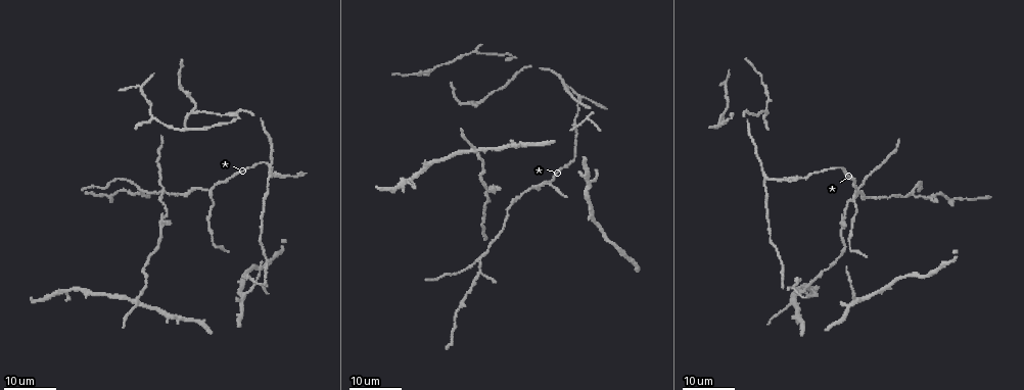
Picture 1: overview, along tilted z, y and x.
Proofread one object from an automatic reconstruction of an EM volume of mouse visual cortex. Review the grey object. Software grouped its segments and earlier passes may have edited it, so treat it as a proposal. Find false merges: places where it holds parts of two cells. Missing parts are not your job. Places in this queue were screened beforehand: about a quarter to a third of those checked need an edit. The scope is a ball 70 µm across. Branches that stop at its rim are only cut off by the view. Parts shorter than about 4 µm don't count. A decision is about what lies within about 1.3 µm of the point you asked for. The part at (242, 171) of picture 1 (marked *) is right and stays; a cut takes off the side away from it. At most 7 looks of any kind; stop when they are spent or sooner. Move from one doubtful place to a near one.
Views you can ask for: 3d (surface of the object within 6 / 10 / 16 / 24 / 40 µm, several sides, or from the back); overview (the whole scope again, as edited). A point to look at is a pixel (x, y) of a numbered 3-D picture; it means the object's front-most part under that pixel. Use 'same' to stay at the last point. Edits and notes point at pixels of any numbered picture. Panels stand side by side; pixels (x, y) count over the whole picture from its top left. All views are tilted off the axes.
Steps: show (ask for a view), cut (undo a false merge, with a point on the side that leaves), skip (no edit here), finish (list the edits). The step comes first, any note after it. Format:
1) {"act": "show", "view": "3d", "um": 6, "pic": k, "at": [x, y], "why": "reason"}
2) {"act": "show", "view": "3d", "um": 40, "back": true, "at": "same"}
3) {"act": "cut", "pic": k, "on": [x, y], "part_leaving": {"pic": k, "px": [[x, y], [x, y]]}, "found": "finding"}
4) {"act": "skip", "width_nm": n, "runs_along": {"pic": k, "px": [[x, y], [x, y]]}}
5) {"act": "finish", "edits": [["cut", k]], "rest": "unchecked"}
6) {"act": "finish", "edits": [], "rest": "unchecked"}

{"act": "show", "view": "3d", "um": 24, "pic": 1, "at": [209, 193], "why": "branch point"}

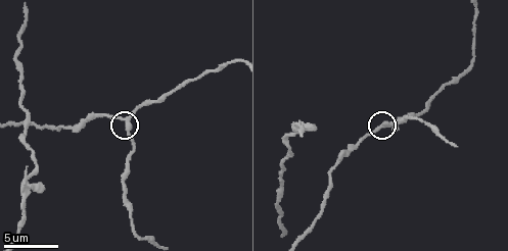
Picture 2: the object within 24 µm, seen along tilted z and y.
{"act": "show", "view": "3d", "um": 6, "pic": 2, "at": [383, 124]}

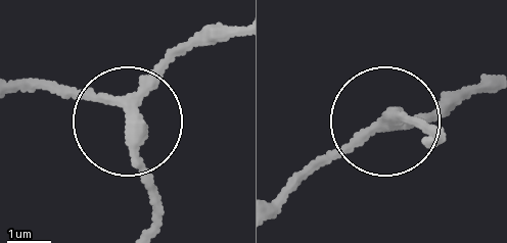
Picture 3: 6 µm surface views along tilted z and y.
{"act": "skip", "arms": 3, "runs_along": {"pic": 3, "px": [[234, 25], [187, 47], [126, 124], [151, 233]]}, "found": "continuous, no second cell"}

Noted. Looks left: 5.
{"act": "show", "view": "3d", "um": 24, "pic": 1, "at": [472, 148], "why": "four arms meet"}

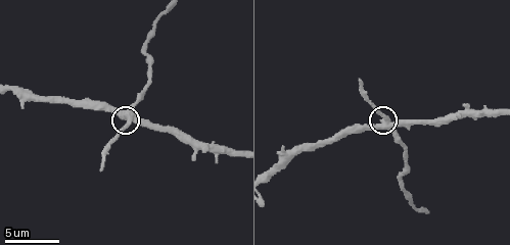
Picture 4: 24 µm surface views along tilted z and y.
{"act": "show", "view": "3d", "um": 10, "pic": 4, "at": [386, 121]}

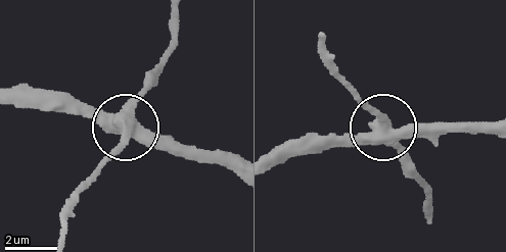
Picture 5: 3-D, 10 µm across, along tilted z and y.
{"act": "cut", "pic": 5, "on": [113, 154], "arms": 4, "part_leaving": {"pic": 5, "px": [[126, 122], [169, 43], [171, 15]]}, "found": "a second cell is stuck on"}

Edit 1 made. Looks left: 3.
{"act": "show", "view": "overview"}

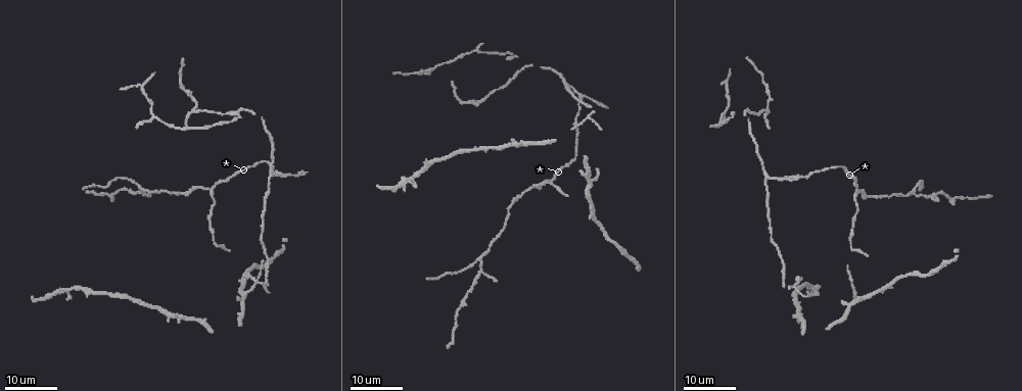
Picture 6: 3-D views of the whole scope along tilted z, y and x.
{"act": "show", "view": "3d", "um": 24, "pic": 6, "at": [197, 107], "why": "arms part here"}

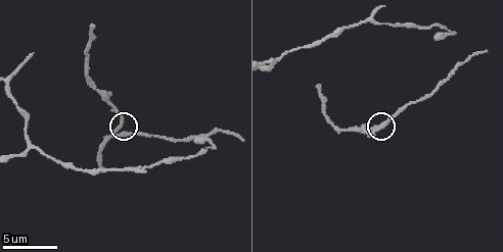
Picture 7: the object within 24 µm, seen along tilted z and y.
{"act": "show", "view": "3d", "um": 6, "pic": 7, "at": [121, 127], "why": "closer look"}

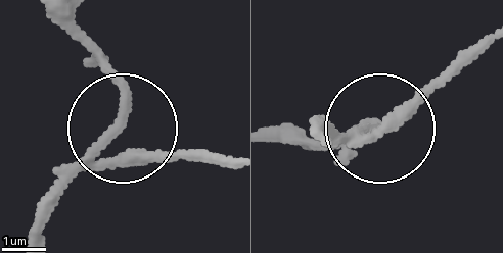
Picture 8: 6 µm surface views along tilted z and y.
{"act": "cut", "pic": 8, "on": [153, 154], "side_arm_um": 5, "arms": 3, "found": "a second cell is stuck on"}

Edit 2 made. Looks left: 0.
{"act": "finish", "edits": [["cut", 5], ["cut", 8]], "rest": "unchecked"}

